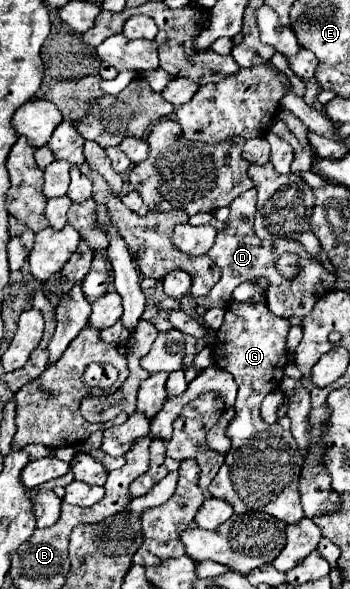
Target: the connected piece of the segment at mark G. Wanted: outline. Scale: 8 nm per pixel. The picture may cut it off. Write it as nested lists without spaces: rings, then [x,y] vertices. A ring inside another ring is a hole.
[[[266,300],[254,302],[230,302],[224,322],[216,332],[212,344],[212,360],[218,368],[230,372],[238,384],[238,398],[234,404],[236,416],[226,428],[226,436],[232,442],[226,460],[210,482],[208,492],[214,498],[226,500],[232,504],[234,512],[266,512],[286,524],[298,522],[304,514],[300,508],[298,480],[304,464],[304,456],[296,448],[296,440],[290,430],[284,430],[278,422],[266,424],[260,416],[262,400],[280,386],[284,376],[284,366],[288,362],[286,352],[286,334],[290,322],[272,314],[266,306]]]

